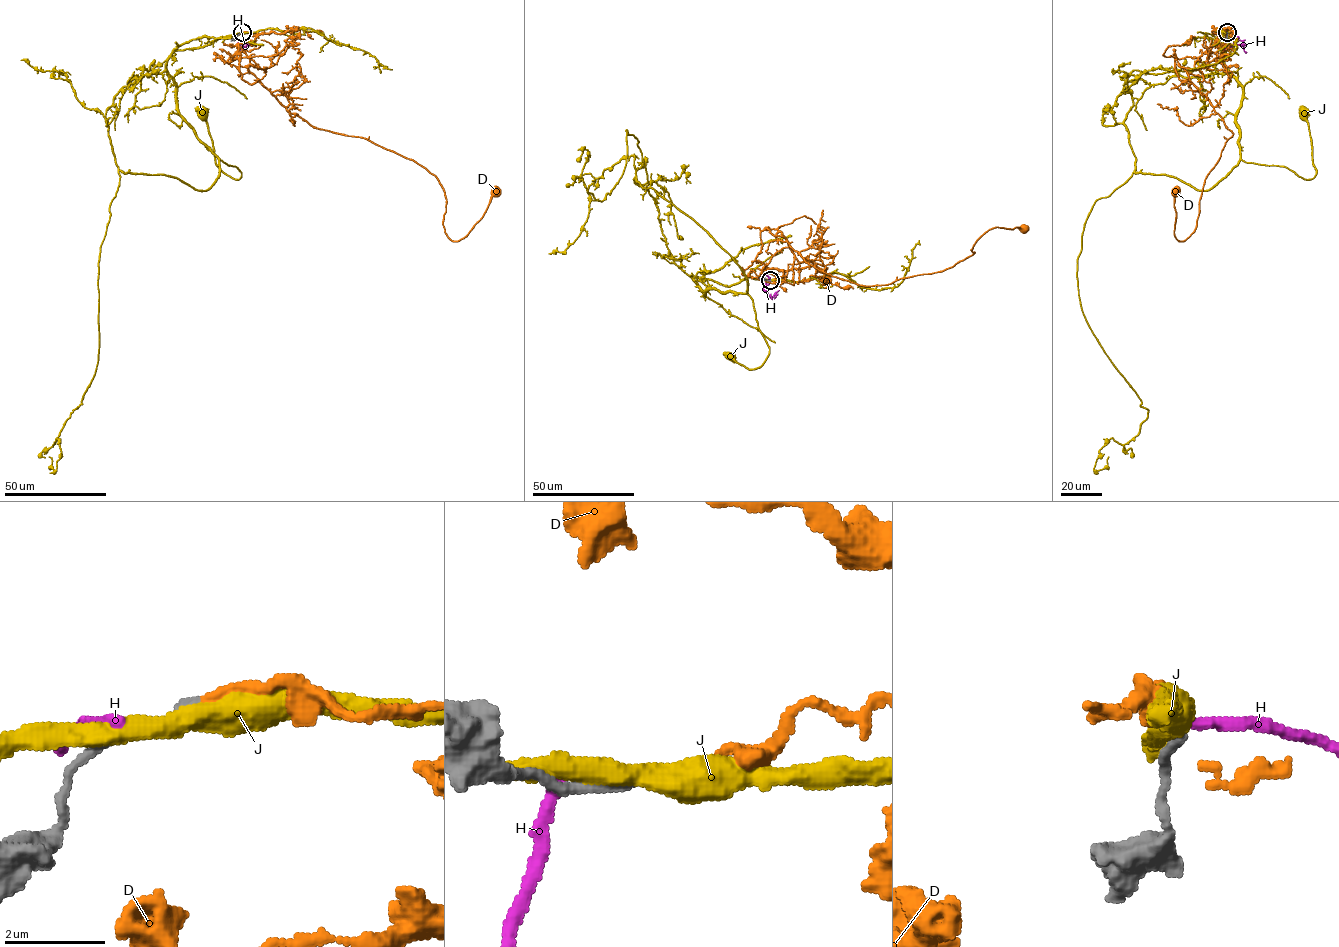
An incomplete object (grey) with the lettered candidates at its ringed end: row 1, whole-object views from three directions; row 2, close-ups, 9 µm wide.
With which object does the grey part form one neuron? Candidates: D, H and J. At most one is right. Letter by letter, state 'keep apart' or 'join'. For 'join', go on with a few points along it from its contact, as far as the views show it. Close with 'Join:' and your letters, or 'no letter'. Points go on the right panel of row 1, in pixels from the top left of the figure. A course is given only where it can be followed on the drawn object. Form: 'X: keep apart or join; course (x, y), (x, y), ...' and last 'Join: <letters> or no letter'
D: join; course (1227, 32), (1193, 69), (1179, 65), (1232, 135), (1206, 176), (1194, 231), (1179, 241), (1174, 234), (1174, 190)
H: keep apart
J: keep apart
Join: D

